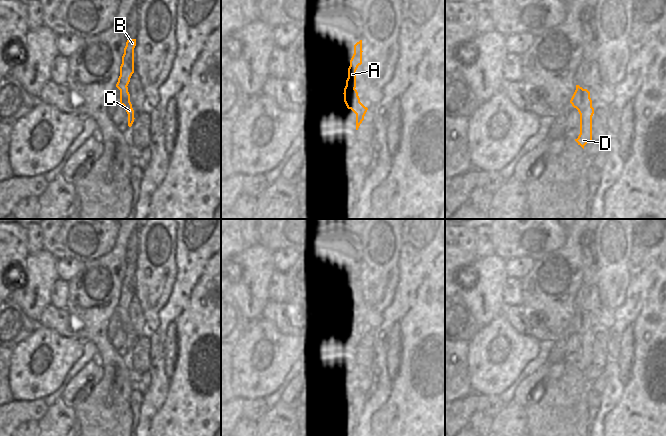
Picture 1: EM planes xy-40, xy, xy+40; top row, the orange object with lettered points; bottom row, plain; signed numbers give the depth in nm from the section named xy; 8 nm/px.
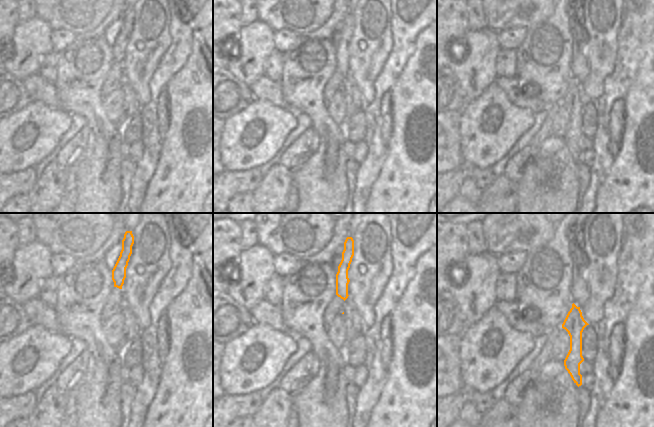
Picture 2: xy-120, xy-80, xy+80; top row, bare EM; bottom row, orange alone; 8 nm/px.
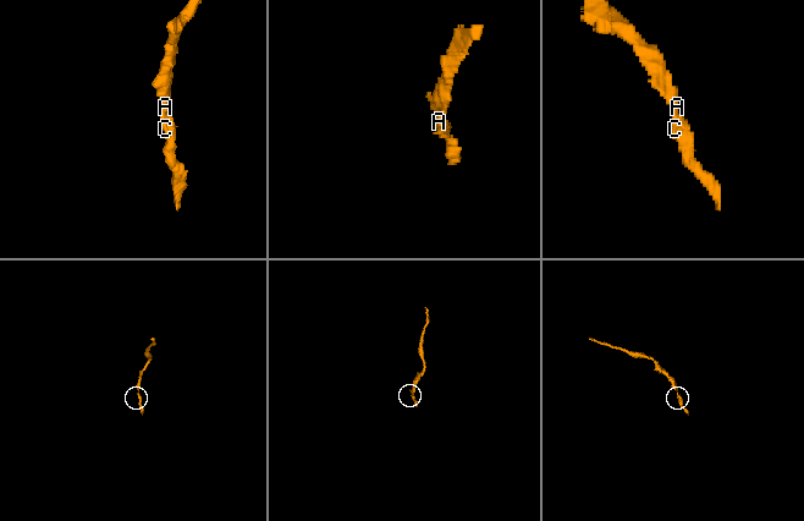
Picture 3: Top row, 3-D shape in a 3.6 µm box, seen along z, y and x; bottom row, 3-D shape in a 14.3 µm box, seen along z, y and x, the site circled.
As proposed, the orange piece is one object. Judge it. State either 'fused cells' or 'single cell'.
single cell

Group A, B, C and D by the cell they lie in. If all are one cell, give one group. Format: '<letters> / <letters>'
A B C D

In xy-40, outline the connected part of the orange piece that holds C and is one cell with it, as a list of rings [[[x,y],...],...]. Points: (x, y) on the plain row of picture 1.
[[[128,263],[122,280],[122,288],[120,290],[120,300],[116,311],[120,314],[120,329],[123,329],[128,338],[128,350],[131,351],[134,346],[134,334],[130,326],[130,318],[128,316],[128,308],[134,297],[134,272],[136,263]]]

